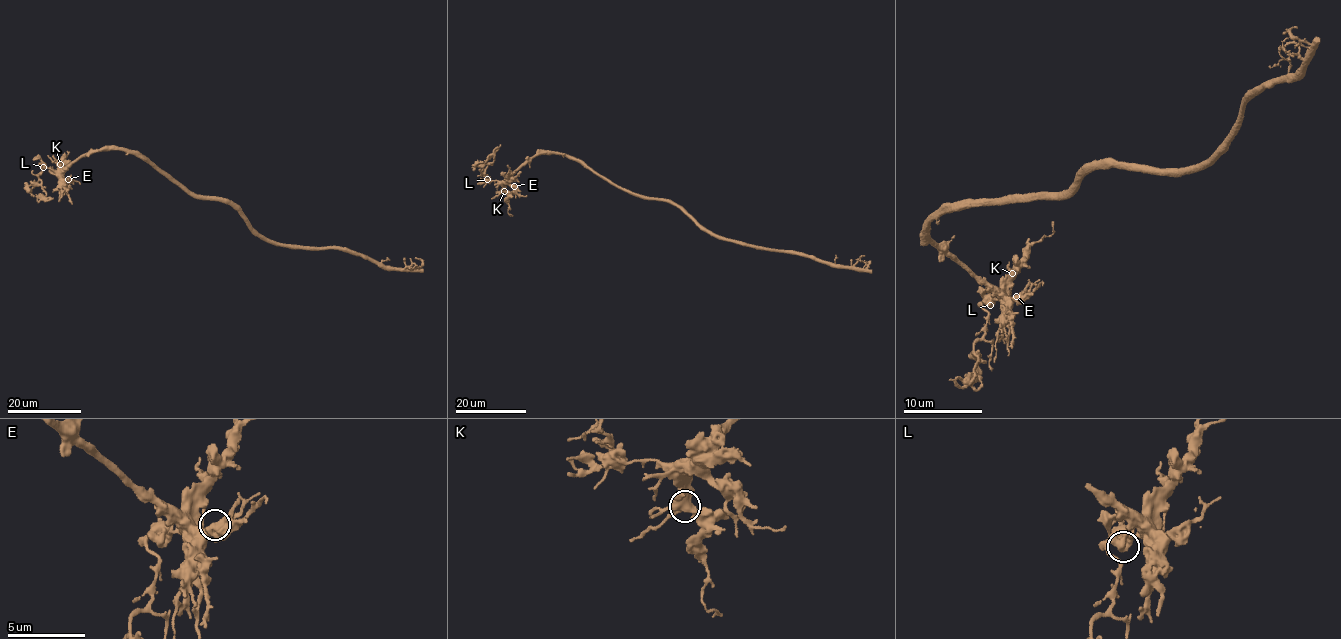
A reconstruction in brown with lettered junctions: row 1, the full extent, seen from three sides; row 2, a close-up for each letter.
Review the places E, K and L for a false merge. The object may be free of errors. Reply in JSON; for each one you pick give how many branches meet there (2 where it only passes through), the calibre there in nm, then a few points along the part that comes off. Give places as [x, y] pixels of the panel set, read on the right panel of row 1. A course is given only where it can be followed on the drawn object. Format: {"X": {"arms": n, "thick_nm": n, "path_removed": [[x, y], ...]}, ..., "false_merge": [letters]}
{"L": {"arms": 5, "thick_nm": 550, "path_removed": [[989, 304], [984, 337], [973, 346], [973, 355], [978, 360], [974, 370], [966, 377], [949, 379]]}, "false_merge": ["L"]}

